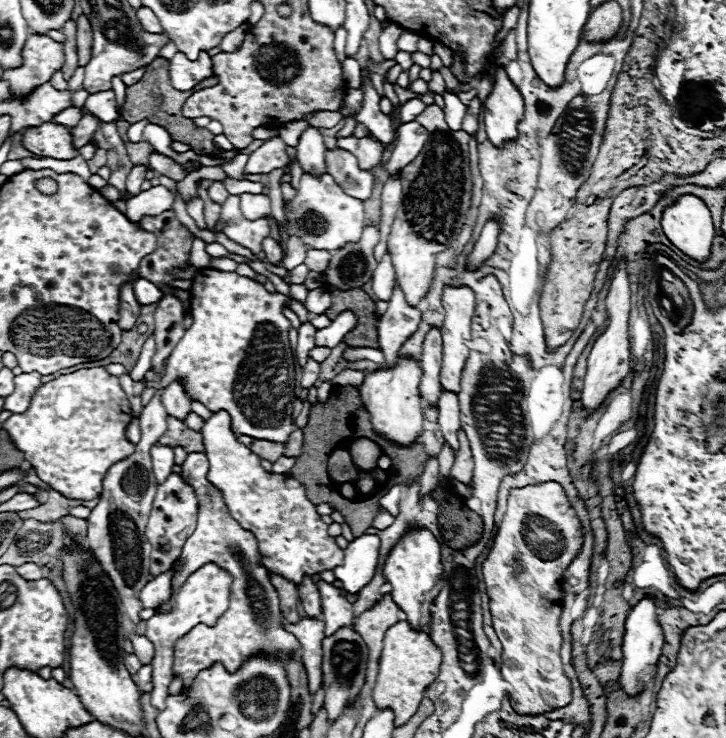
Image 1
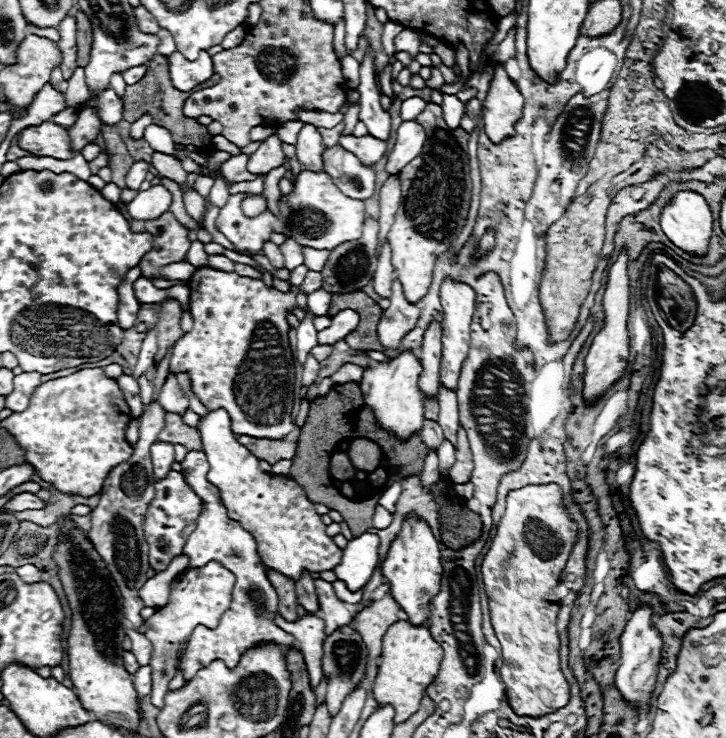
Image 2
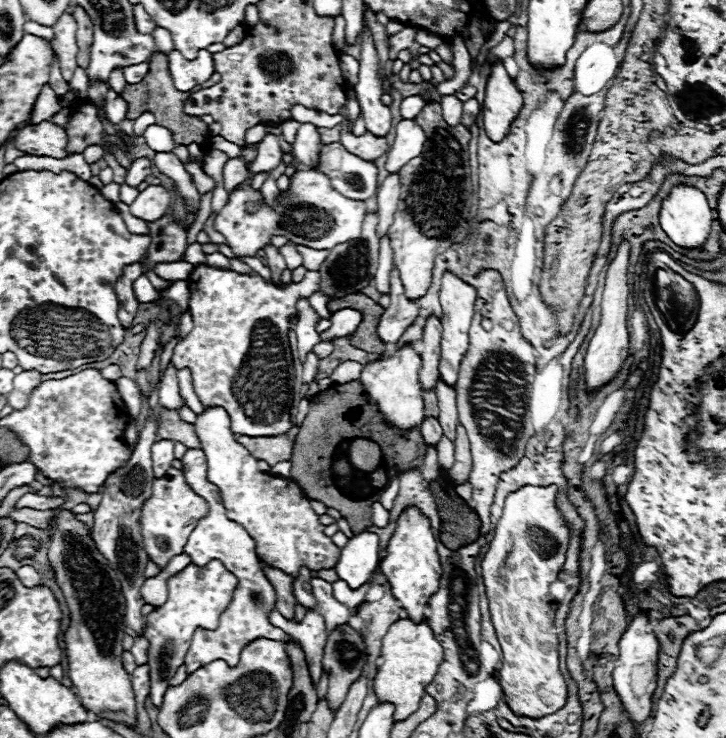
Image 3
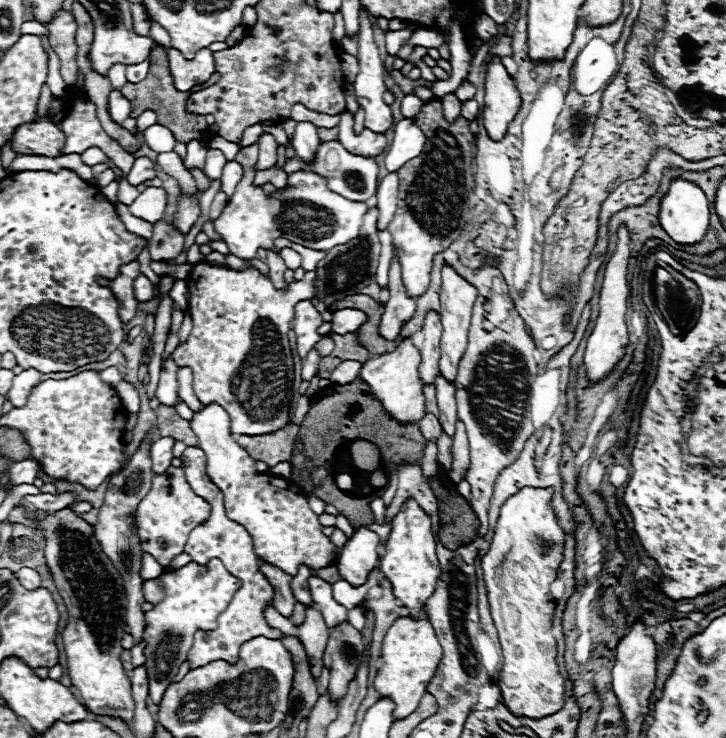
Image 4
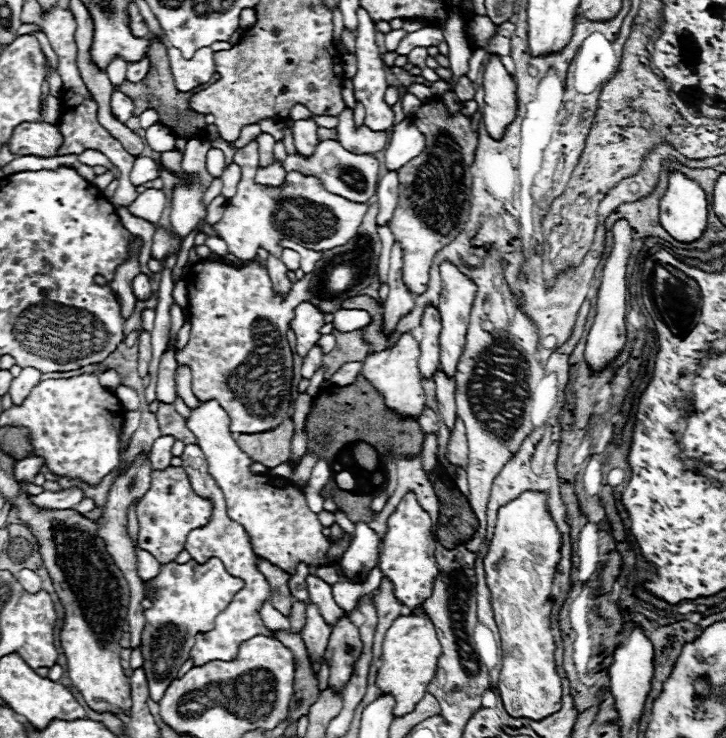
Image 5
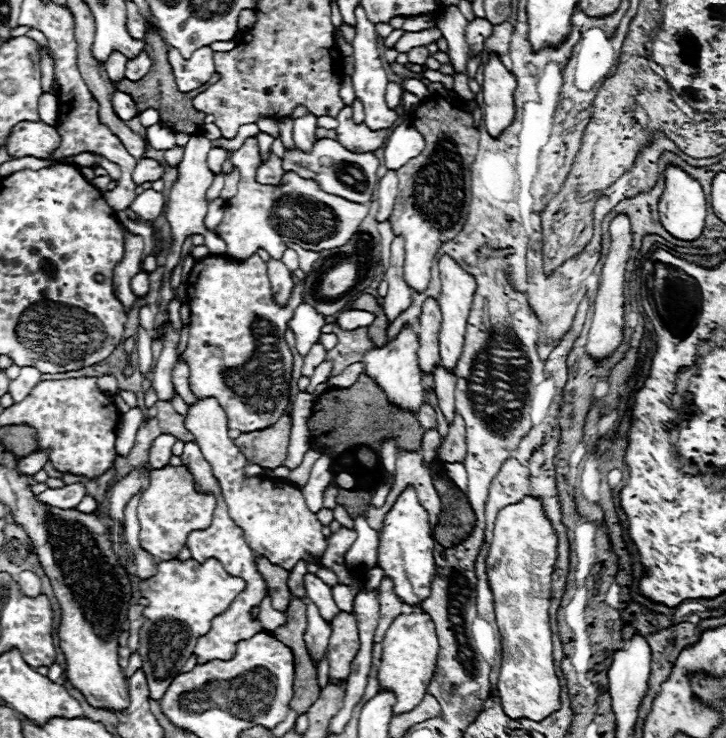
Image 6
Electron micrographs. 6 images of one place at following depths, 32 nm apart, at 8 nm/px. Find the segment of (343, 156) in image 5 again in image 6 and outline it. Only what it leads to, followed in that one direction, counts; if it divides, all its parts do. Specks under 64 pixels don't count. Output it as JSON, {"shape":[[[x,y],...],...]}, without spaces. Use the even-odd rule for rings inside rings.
{"shape":[[[320,138],[314,142],[310,152],[302,152],[298,148],[286,148],[282,158],[282,168],[286,172],[296,172],[298,176],[312,178],[324,188],[324,192],[332,192],[336,196],[344,196],[346,200],[356,200],[358,204],[364,204],[372,198],[374,188],[378,186],[378,166],[380,160],[372,152],[350,152],[340,142],[330,138]]]}

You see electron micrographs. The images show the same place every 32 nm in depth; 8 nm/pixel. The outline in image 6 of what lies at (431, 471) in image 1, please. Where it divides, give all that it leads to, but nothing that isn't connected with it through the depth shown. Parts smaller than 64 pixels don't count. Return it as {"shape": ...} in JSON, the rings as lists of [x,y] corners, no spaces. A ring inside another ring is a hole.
{"shape":[[[430,428],[424,432],[422,436],[422,446],[420,446],[420,452],[424,456],[424,462],[430,466],[434,460],[436,460],[436,448],[440,444],[440,434],[436,428]]]}

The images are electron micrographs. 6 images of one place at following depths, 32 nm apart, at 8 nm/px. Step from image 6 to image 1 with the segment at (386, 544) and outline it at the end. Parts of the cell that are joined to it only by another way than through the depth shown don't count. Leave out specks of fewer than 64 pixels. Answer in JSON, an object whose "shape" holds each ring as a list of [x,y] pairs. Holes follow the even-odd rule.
{"shape":[[[426,528],[406,530],[404,536],[394,544],[388,560],[384,562],[384,578],[392,586],[392,598],[408,616],[408,624],[422,630],[430,622],[430,606],[442,588],[442,562],[440,562],[440,542]]]}

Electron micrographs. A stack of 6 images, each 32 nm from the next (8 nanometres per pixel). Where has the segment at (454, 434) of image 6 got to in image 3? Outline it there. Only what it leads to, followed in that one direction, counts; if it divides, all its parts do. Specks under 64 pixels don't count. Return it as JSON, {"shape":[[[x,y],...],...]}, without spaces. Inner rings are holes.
{"shape":[[[458,424],[454,440],[454,466],[448,470],[448,476],[454,480],[454,484],[462,484],[468,480],[470,470],[472,470],[472,456],[470,456],[468,436],[464,426]]]}

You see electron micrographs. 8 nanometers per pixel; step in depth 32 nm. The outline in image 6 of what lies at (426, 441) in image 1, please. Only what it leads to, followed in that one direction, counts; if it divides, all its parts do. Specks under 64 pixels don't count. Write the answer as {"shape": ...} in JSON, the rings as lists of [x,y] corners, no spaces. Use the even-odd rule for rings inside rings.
{"shape":[[[424,402],[424,404],[420,406],[420,410],[418,410],[418,420],[420,420],[420,424],[422,424],[424,430],[436,426],[436,412],[434,412],[434,408],[432,408],[428,402]]]}

